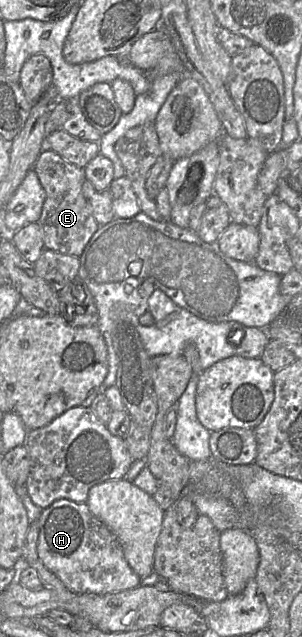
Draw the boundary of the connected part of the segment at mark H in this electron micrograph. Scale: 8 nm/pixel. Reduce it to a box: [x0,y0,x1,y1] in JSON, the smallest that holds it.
[37,499,142,594]

